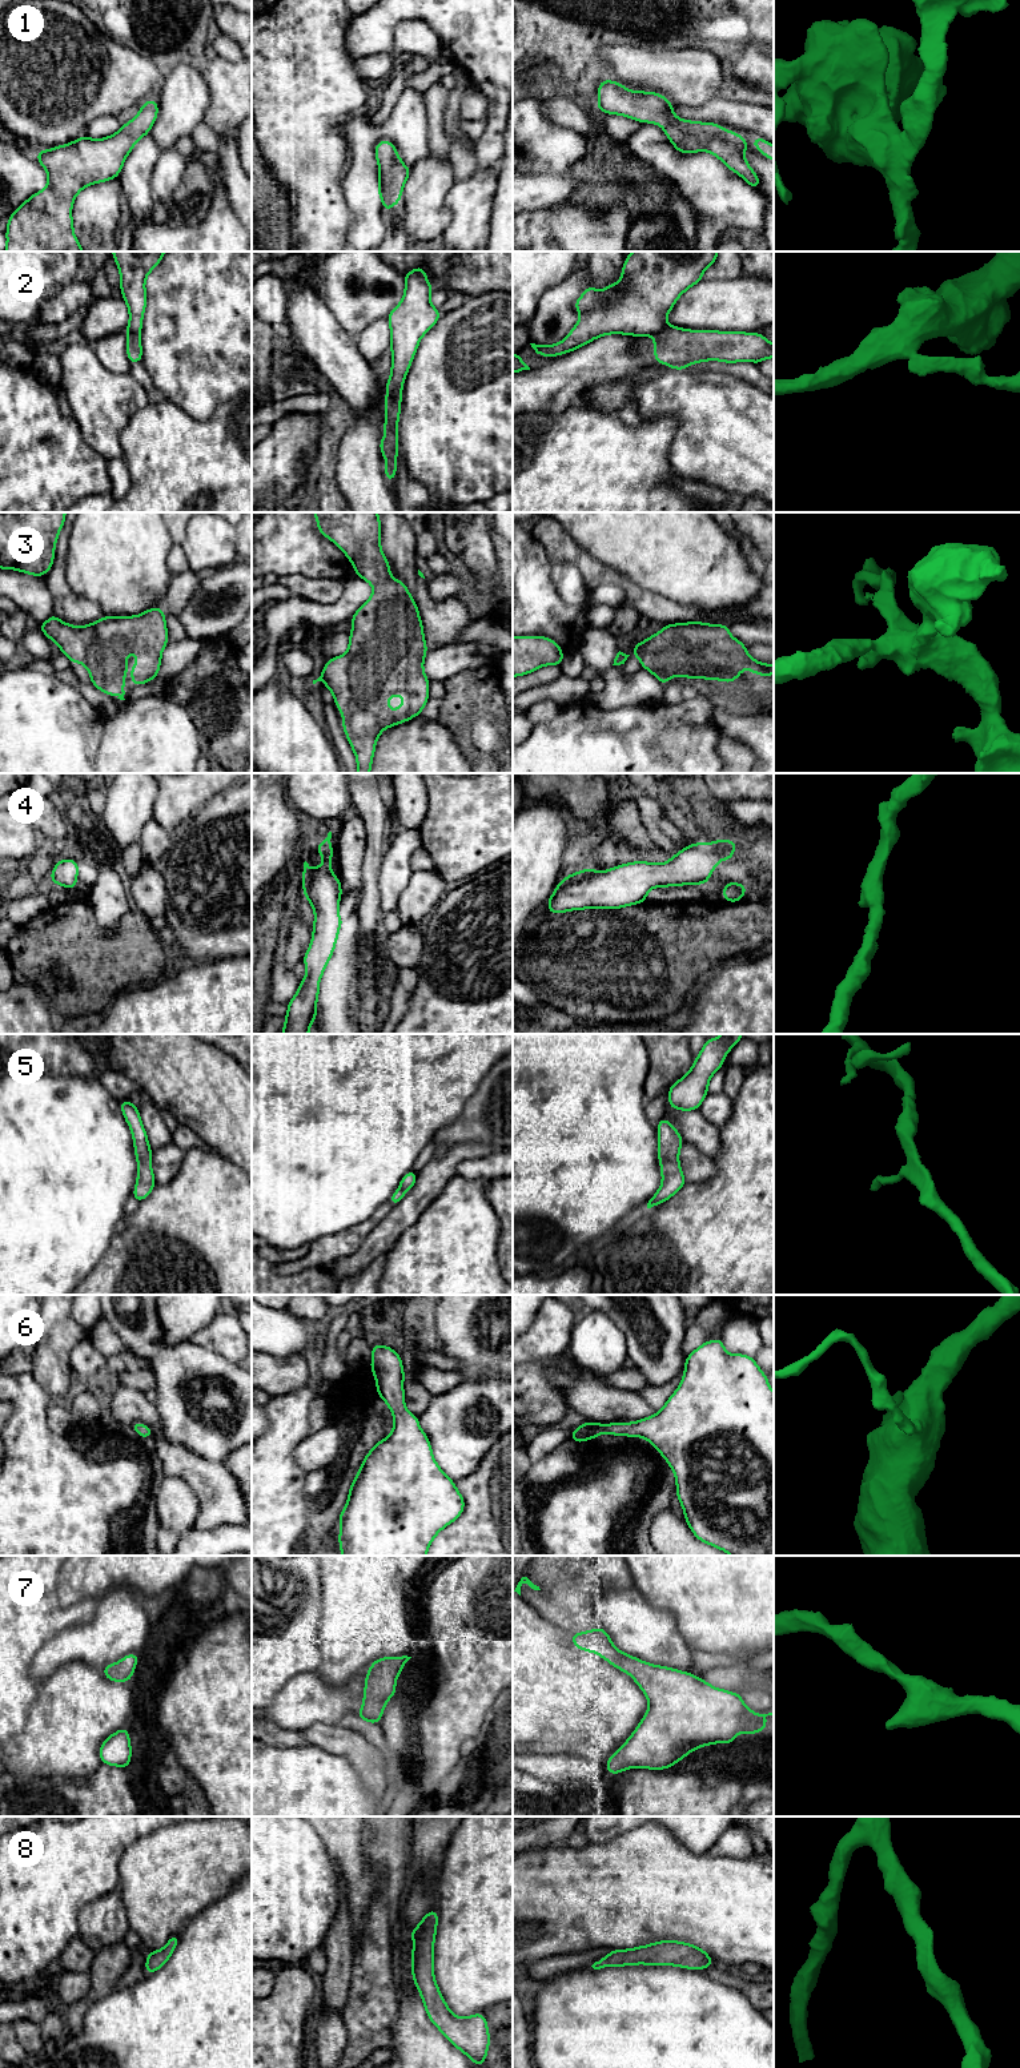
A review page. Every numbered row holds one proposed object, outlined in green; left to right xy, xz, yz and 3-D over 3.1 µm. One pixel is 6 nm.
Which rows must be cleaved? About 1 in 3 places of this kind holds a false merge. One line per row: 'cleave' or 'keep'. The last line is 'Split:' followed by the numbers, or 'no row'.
1: keep
2: cleave
3: keep
4: keep
5: keep
6: keep
7: keep
8: keep
Split: 2

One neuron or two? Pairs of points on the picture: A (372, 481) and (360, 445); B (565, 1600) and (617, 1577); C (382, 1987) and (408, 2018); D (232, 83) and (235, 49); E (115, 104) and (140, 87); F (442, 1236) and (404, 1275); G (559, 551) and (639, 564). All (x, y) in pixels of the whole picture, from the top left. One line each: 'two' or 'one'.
A: one
B: one
C: two
D: two
E: one
F: one
G: two

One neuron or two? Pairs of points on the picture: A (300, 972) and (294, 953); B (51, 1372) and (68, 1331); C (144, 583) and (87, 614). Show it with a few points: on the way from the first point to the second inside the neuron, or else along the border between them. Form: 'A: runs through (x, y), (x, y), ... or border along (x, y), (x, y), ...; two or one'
A: border along (301, 960), (292, 969); two
B: runs through (51, 1362), (53, 1346), (57, 1342); one
C: border along (73, 590), (79, 595), (93, 600), (104, 615); two

